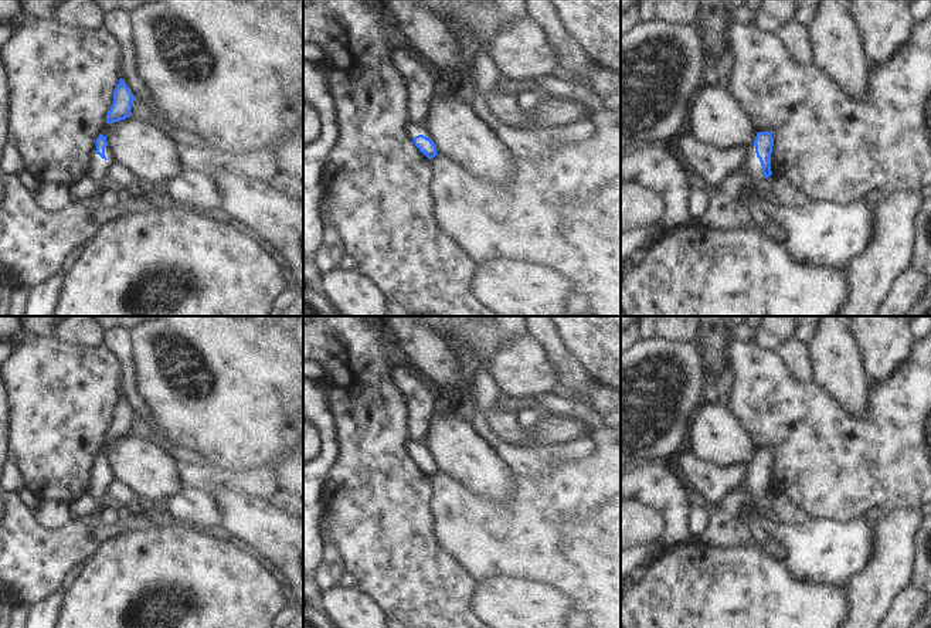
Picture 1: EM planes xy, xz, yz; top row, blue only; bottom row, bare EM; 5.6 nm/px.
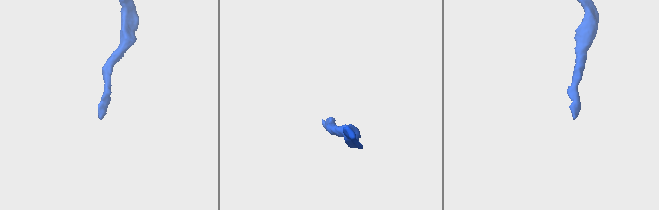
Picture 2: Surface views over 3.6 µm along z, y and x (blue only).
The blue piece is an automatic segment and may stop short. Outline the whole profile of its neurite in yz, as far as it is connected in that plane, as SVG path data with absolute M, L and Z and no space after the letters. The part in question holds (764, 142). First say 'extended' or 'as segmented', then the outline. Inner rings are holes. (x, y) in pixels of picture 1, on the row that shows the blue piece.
extended; M758 132L754 140L755 153L750 155L744 166L750 173L750 184L755 186L762 179L768 179L771 172L771 153L774 146L774 139L771 132Z

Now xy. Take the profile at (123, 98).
as segmented; M120 78L113 92L113 103L106 115L106 123L119 122L129 118L133 99L133 94L129 91L128 85Z

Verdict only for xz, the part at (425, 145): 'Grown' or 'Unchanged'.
Grown

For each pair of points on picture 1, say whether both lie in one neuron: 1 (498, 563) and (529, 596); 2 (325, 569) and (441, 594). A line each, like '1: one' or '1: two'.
1: two
2: two

